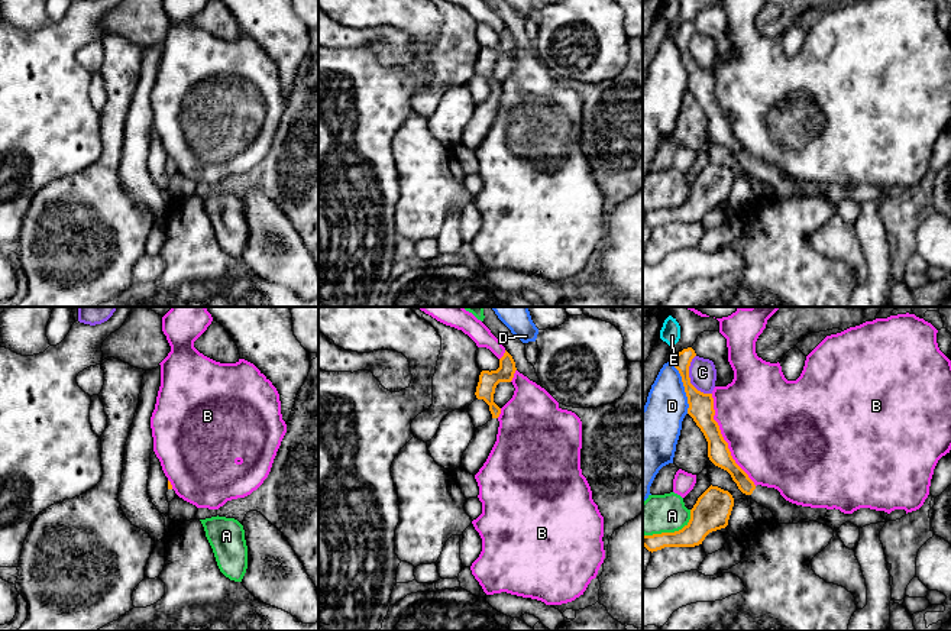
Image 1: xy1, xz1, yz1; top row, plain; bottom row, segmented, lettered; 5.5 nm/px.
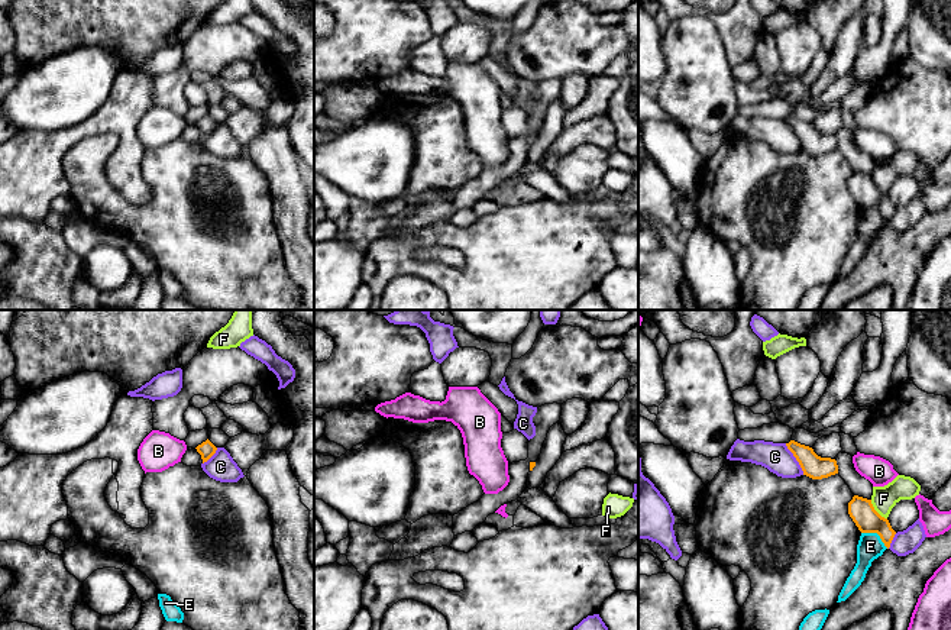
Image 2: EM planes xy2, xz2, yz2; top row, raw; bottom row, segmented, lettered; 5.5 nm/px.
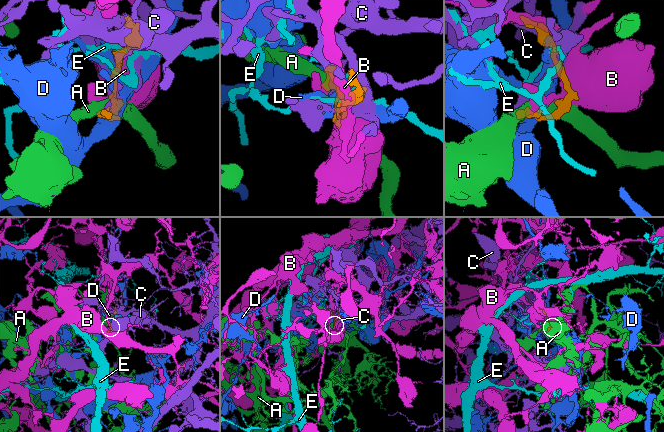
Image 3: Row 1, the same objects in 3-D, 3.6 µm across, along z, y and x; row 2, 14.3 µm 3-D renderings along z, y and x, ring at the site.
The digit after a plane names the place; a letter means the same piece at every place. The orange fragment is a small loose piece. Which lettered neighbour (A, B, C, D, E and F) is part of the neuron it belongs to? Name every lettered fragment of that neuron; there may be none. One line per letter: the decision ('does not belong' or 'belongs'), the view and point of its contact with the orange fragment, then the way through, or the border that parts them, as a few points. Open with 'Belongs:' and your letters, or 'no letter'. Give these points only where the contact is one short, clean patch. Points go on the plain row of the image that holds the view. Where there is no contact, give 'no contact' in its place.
Belongs: no letter
A: does not belong | yz1 (670, 209)
B: does not belong | yz1 (724, 116)
C: does not belong | yz1 (689, 55)
D: does not belong | yz1 (683, 61)
E: does not belong | yz2 (876, 207) | along yz2 (861, 207), (875, 207), (888, 223)
F: does not belong | yz2 (875, 186) | along yz2 (870, 175), (872, 181), (886, 194)

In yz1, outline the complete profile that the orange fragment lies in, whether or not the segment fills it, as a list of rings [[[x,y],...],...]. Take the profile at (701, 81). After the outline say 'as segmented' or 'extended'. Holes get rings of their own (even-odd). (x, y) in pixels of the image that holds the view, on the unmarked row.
[[[688,23],[676,29],[669,38],[675,41],[682,52],[689,80],[688,90],[693,94],[708,117],[709,136],[715,142],[727,146],[743,169],[750,171],[753,177],[770,185],[776,198],[798,200],[824,195],[828,188],[827,184],[796,181],[786,177],[774,164],[756,162],[748,151],[735,139],[728,119],[724,116],[719,101],[714,96],[715,85],[712,69],[703,69],[690,59],[689,42],[695,32],[695,26]]] | extended

